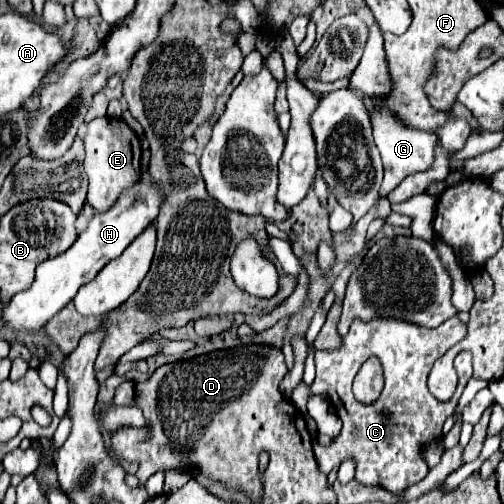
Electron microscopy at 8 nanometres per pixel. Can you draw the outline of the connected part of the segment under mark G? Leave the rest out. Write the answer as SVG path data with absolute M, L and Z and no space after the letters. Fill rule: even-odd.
M366 104L368 112L370 112L370 122L372 122L372 132L374 132L374 140L376 146L380 150L382 162L384 162L384 182L380 188L380 198L386 198L388 192L400 184L408 174L426 170L432 164L432 154L436 150L436 134L434 132L424 132L424 130L416 130L412 126L406 126L404 122L400 122L400 118L396 118L396 114L392 114L390 108L386 106L374 106L374 104Z

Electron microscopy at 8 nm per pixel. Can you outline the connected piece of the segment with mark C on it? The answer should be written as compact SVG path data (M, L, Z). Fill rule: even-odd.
M458 316L446 320L440 328L422 328L394 318L374 318L370 322L354 320L340 348L316 350L316 380L312 386L300 384L292 394L292 402L296 402L296 408L305 414L308 394L324 394L344 424L332 444L323 446L317 440L313 441L313 452L316 461L320 462L320 470L328 474L336 464L354 456L358 462L356 480L364 486L380 486L392 494L402 494L408 486L424 480L428 466L422 458L422 446L440 438L442 424L454 414L460 394L472 378L472 364L456 364L460 382L450 402L438 402L430 394L426 380L434 362L464 336L466 324L460 322ZM370 356L378 356L382 362L384 390L372 406L364 406L352 394L352 380Z

